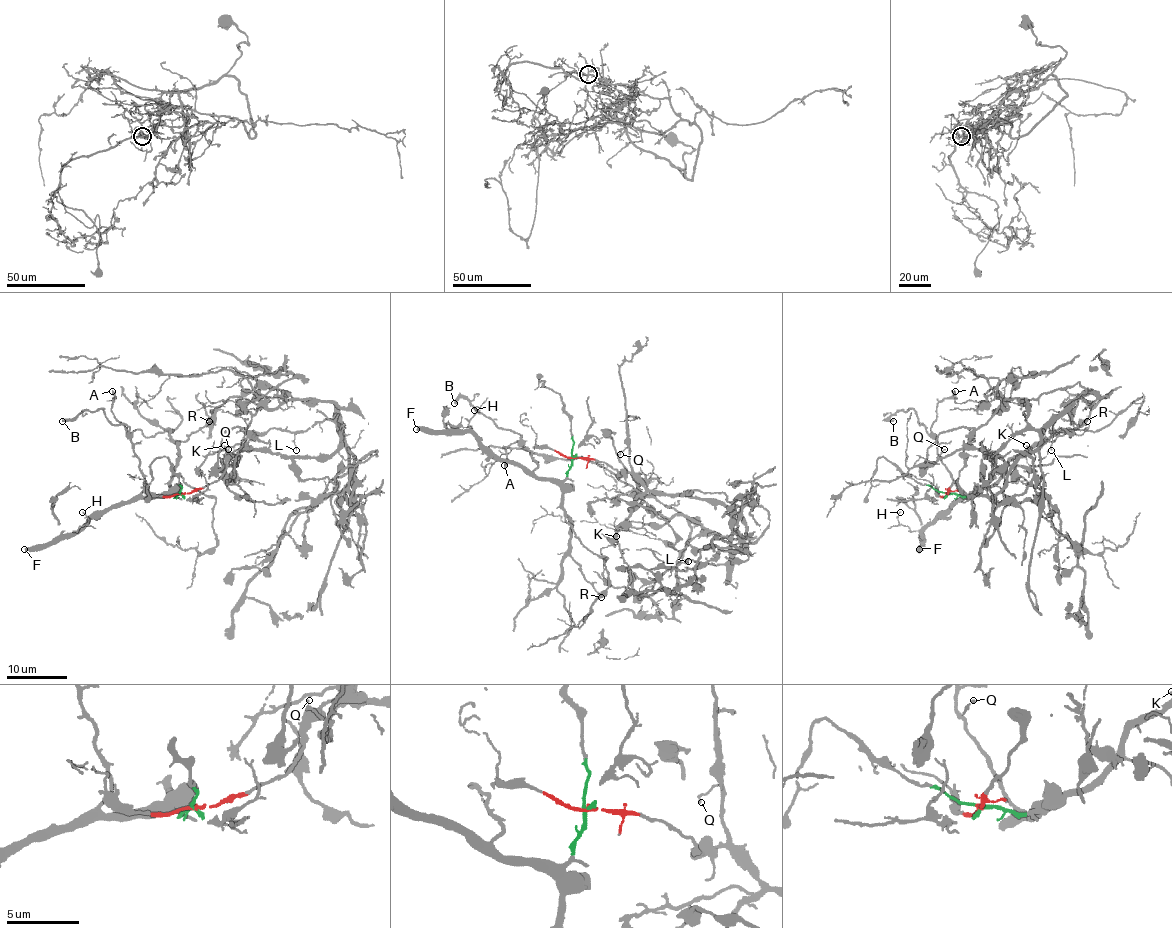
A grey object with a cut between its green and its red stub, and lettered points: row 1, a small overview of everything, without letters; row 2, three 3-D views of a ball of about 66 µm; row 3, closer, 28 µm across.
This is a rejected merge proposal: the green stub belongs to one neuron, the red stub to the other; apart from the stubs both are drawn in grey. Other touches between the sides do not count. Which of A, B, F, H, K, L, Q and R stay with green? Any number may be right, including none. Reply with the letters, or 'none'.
A, B, F, H, R

